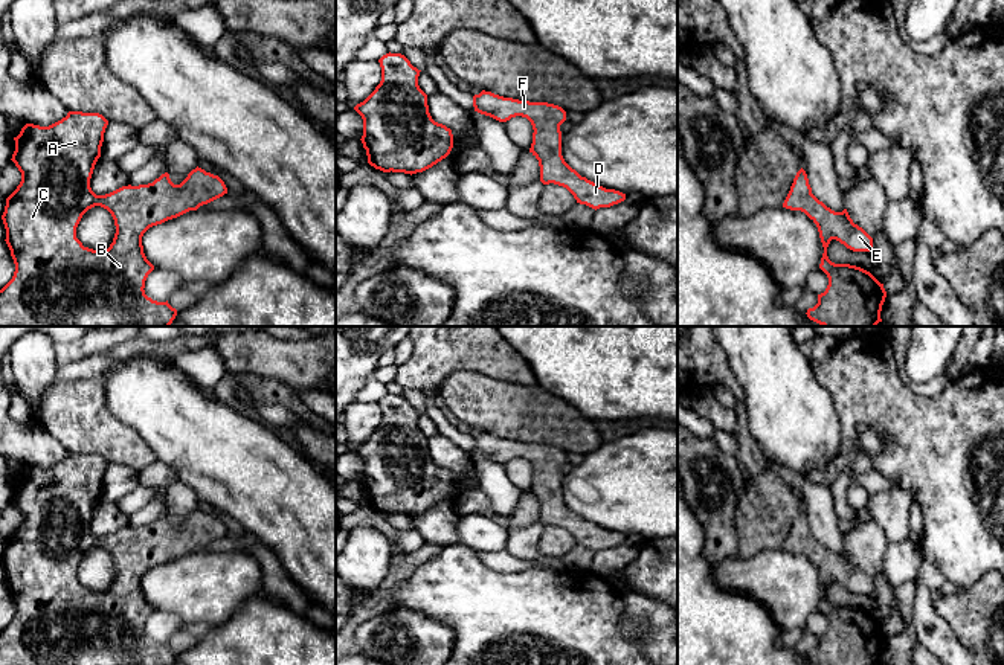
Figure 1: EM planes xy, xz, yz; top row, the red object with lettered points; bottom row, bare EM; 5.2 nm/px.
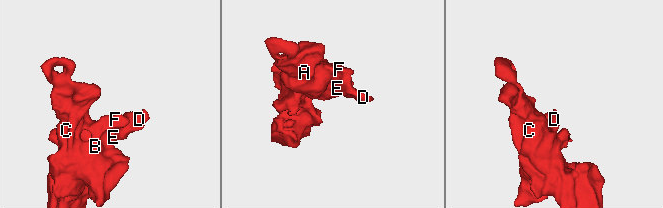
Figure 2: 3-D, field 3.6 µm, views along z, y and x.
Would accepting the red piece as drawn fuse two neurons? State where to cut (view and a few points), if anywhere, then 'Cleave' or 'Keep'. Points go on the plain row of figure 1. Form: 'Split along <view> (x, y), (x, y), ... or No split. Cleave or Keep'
No split. Keep

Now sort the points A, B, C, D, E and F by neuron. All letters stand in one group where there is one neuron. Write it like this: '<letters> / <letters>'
A B C D E F

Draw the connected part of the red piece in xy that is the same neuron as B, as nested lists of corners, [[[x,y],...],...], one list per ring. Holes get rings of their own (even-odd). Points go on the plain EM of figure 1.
[[[69,453],[66,459],[49,468],[26,465],[14,479],[15,493],[11,502],[21,514],[21,523],[6,540],[2,561],[15,613],[0,631],[0,665],[172,665],[175,660],[177,651],[168,642],[157,644],[145,636],[145,622],[154,607],[143,595],[142,578],[153,567],[223,538],[227,529],[218,517],[197,508],[180,526],[174,526],[165,514],[153,525],[128,526],[110,535],[96,537],[90,529],[90,520],[101,499],[107,467],[108,462],[99,455]],[[95,548],[107,551],[116,567],[113,584],[105,592],[84,589],[76,580],[82,557]]]

